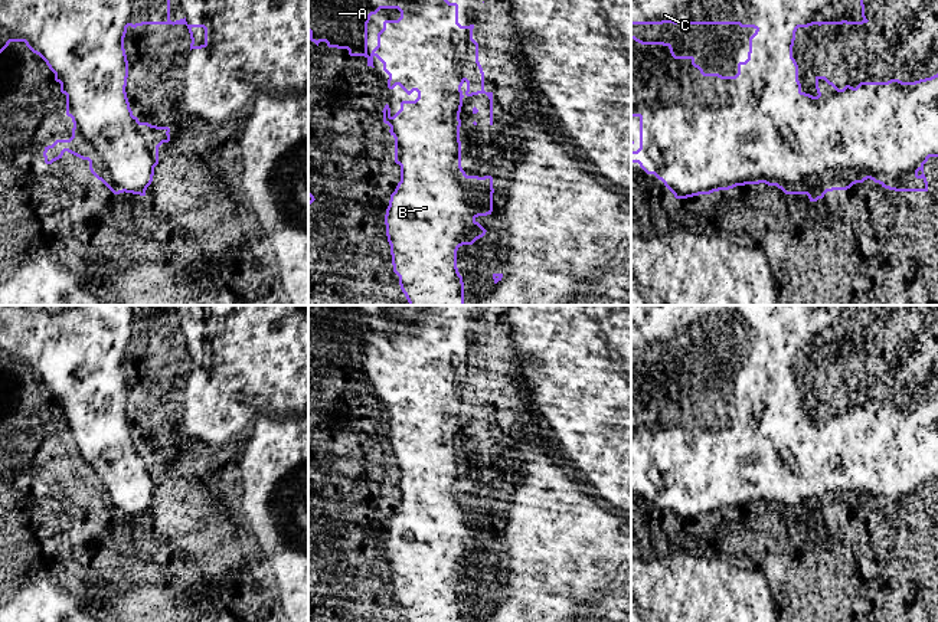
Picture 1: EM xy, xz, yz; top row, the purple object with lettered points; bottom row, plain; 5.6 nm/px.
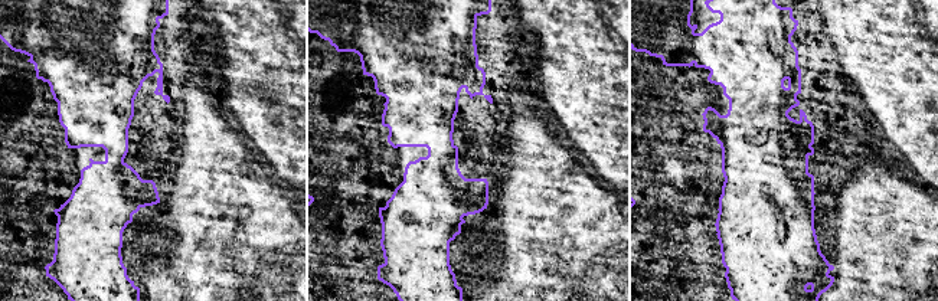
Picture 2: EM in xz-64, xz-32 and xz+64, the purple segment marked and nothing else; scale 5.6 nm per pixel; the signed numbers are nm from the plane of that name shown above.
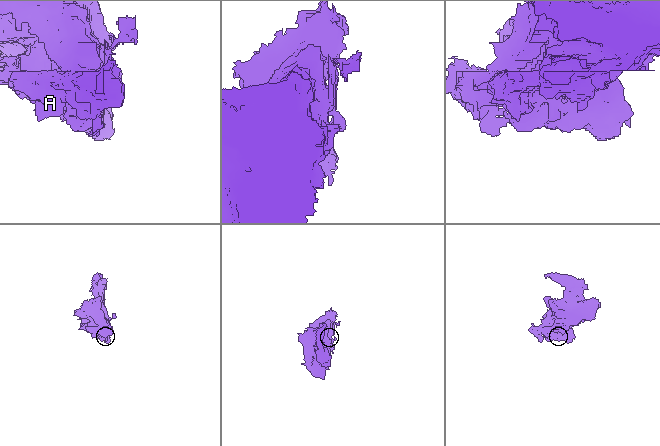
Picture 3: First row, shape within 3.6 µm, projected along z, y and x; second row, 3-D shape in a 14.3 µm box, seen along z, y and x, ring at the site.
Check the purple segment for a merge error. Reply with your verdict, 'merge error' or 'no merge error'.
no merge error

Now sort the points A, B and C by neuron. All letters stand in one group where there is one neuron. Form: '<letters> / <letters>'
A B C

